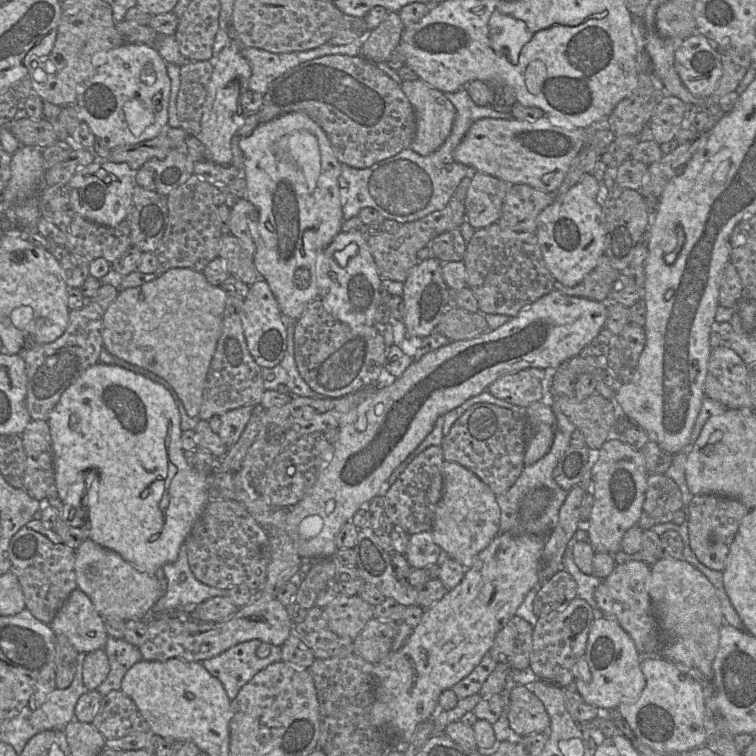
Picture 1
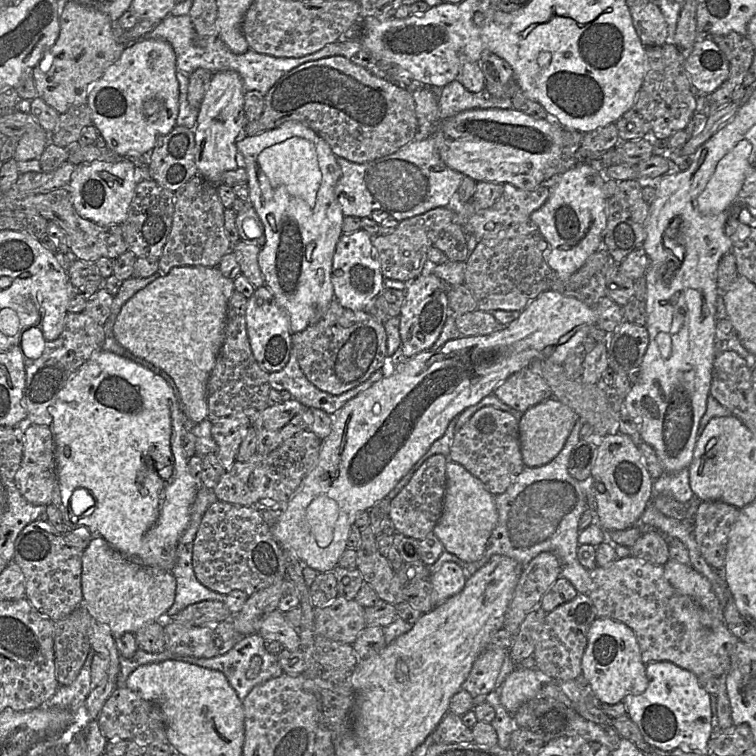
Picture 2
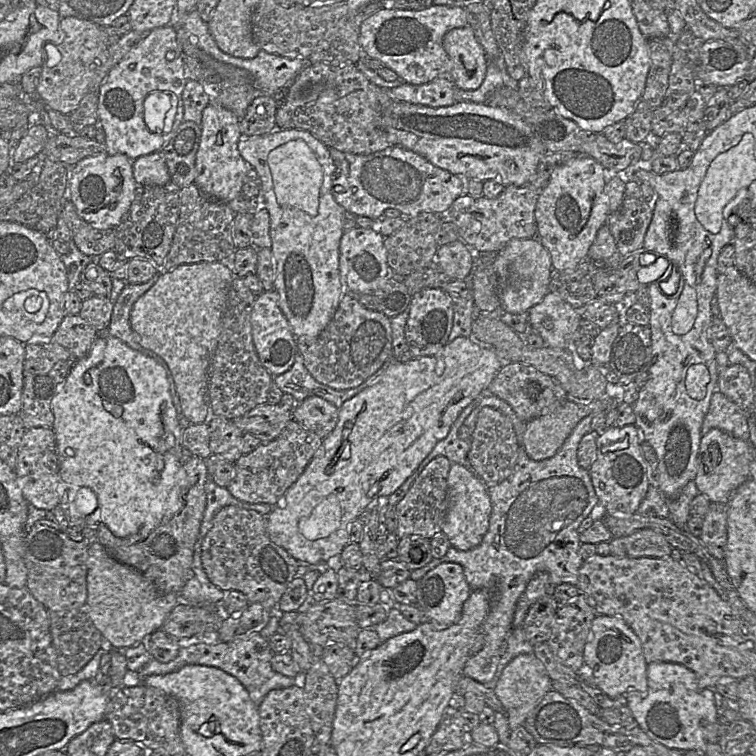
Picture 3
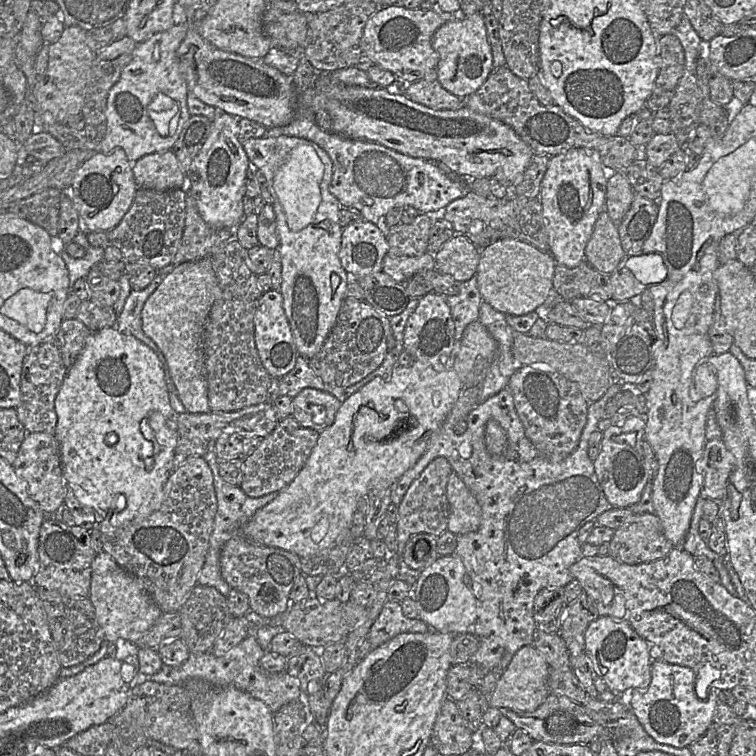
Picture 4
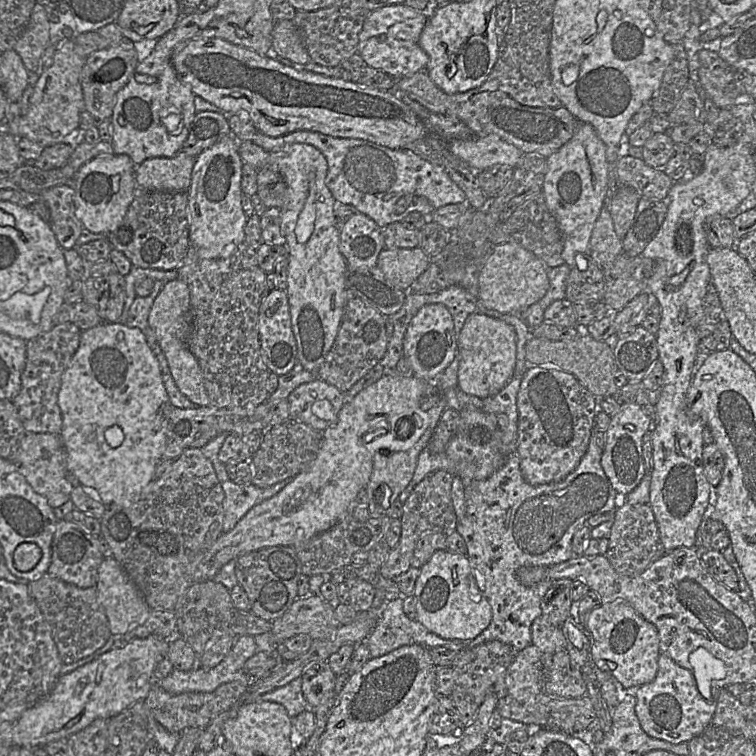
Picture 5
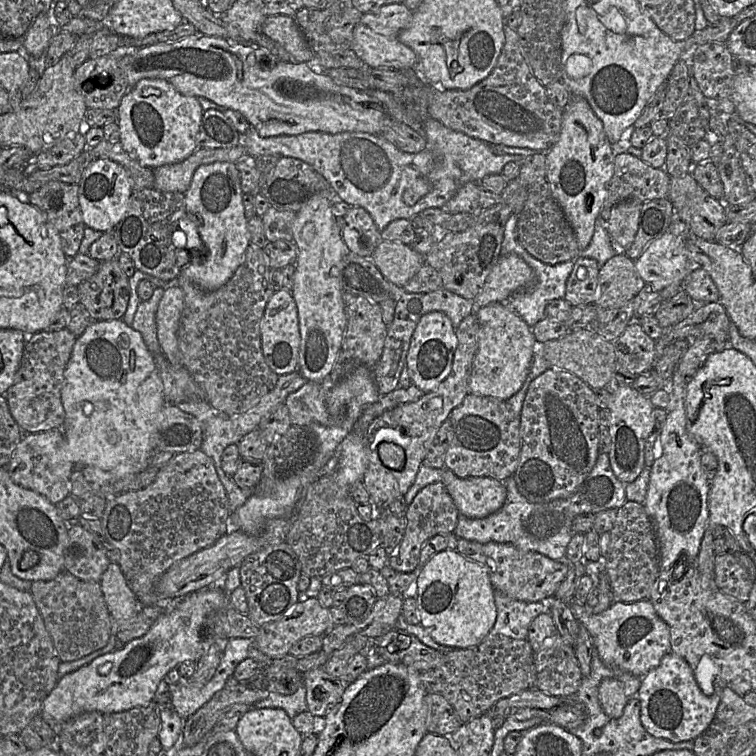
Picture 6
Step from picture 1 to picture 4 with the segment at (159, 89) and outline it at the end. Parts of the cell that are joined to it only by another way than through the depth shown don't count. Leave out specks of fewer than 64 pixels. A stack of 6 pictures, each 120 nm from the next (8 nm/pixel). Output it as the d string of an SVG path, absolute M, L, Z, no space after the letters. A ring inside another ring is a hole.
M187 23L173 25L138 43L120 79L110 89L106 107L106 135L101 152L122 149L130 163L142 157L172 150L191 117L187 107L187 83L181 72L178 49L187 34Z

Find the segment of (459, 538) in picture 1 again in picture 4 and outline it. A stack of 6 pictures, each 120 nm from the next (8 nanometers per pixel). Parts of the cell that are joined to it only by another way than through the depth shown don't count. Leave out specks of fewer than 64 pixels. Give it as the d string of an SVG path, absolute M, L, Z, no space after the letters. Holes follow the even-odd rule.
M454 471L449 477L447 498L450 506L447 530L455 535L476 531L480 525L481 508L476 498Z

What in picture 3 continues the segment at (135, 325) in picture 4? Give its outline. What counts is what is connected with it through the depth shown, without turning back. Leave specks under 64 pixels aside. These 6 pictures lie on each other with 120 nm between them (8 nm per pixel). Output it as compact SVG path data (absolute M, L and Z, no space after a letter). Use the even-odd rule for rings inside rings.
M159 271L147 282L141 284L126 283L118 299L114 303L110 324L106 334L122 340L130 348L154 359L162 367L166 367L166 362L157 354L140 345L137 341L131 326L130 313L134 303L148 291L159 279Z

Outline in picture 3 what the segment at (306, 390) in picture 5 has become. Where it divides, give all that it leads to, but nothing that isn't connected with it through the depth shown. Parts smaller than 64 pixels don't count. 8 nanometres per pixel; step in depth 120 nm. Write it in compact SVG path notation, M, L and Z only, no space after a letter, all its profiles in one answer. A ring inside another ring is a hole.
M309 396L298 402L293 411L293 419L320 438L326 438L336 427L338 411L334 404L319 396Z

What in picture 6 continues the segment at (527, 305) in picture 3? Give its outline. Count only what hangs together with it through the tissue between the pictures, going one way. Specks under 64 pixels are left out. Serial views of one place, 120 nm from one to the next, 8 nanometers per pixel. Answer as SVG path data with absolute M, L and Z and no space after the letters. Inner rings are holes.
M515 254L500 257L475 297L475 306L505 303L512 293L528 287L533 280L534 272L522 258Z

